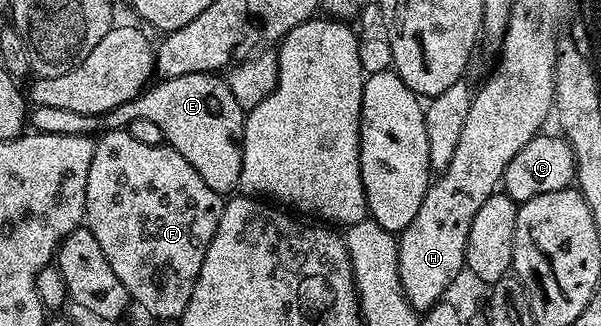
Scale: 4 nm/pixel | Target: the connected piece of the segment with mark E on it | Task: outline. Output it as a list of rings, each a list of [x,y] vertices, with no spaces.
[[[210,72],[172,77],[161,83],[164,85],[152,84],[138,97],[126,101],[111,112],[93,117],[55,107],[35,107],[32,113],[30,110],[29,125],[32,130],[41,133],[79,133],[83,137],[91,137],[102,134],[104,130],[130,126],[130,121],[148,121],[153,128],[159,129],[160,135],[164,137],[160,138],[187,160],[189,167],[201,175],[203,182],[214,193],[227,195],[232,192],[231,188],[239,185],[245,113],[231,94],[230,84],[223,82],[222,85],[214,79]]]

